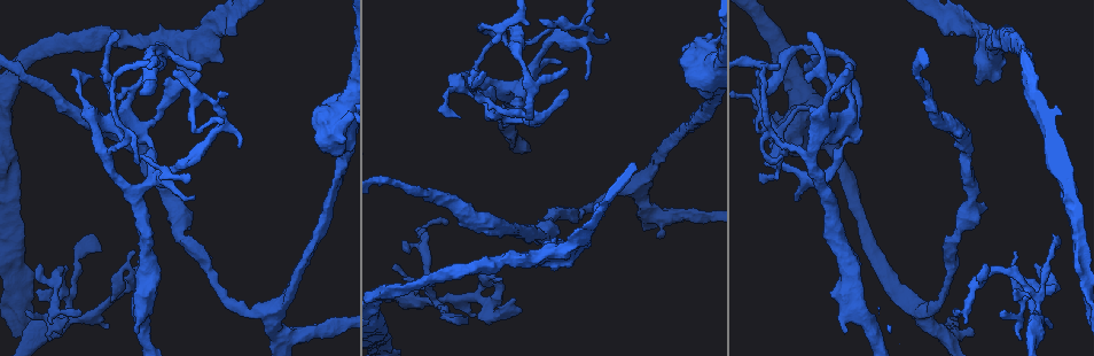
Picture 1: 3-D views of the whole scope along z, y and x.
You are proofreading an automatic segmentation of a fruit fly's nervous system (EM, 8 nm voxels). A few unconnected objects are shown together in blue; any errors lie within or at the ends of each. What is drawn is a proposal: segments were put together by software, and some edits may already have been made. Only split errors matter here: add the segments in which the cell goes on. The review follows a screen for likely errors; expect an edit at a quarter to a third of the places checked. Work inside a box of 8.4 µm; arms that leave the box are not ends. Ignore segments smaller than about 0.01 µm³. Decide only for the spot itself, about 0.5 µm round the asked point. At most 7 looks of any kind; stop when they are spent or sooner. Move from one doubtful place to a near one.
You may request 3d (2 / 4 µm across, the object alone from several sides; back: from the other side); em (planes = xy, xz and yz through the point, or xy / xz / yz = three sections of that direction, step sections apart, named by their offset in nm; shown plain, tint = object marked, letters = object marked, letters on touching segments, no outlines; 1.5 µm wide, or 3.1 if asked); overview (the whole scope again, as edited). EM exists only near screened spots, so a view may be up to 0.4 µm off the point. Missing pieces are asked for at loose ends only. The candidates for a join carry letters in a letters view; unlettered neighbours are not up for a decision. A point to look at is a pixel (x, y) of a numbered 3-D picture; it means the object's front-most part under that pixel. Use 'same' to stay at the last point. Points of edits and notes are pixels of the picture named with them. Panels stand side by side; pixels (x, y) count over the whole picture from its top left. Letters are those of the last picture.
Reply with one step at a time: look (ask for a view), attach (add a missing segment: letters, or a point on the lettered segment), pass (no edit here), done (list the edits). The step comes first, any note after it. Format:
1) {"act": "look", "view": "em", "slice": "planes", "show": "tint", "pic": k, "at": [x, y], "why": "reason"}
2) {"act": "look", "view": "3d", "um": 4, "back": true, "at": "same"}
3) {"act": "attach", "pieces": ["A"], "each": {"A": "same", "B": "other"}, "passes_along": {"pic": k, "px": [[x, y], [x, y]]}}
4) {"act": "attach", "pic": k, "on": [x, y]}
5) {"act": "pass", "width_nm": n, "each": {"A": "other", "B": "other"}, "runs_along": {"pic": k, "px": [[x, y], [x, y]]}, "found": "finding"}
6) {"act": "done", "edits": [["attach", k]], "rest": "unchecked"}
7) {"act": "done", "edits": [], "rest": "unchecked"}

{"act": "look", "view": "3d", "um": 4, "pic": 1, "at": [236, 34], "why": "free end"}

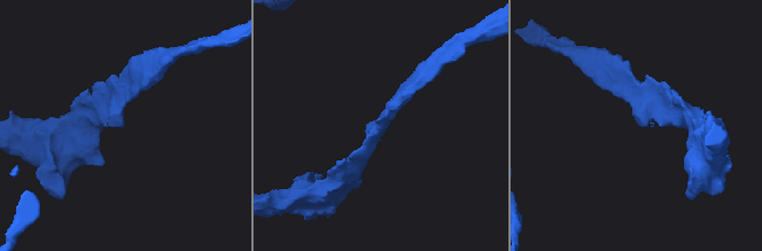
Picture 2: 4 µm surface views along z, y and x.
{"act": "look", "view": "em", "slice": "xz", "step": 4, "show": "tint", "pic": 2, "at": [643, 124], "why": "shape alone is not enough"}

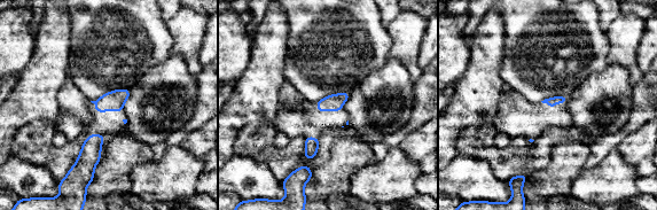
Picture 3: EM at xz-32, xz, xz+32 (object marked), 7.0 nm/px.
{"act": "look", "view": "em", "slice": "planes", "show": "letters", "at": "same", "why": "cut it another way"}

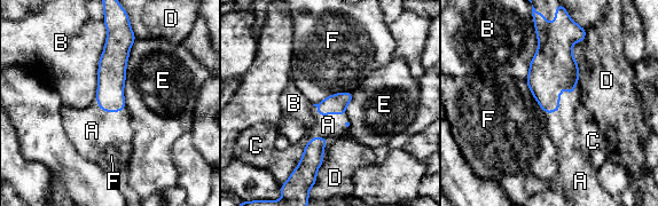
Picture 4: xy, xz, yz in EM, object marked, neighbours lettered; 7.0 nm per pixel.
{"act": "attach", "pieces": ["A"], "width_nm": 140, "each": {"A": "same", "B": "other", "C": "other", "D": "other", "E": "other", "F": "other"}, "passes_along": {"pic": 4, "px": [[553, 66], [561, 90], [561, 126]]}, "found": "the cell continues"}

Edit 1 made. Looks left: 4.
{"act": "look", "view": "em", "slice": "planes", "show": "letters", "pic": 1, "at": [188, 176], "why": "free end"}

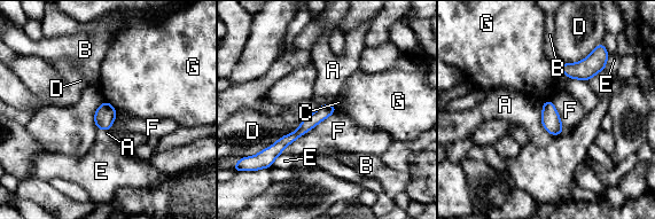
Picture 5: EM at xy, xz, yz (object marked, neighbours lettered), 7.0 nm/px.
{"act": "pass", "each": {"A": "other", "B": "other", "C": "other", "D": "other", "E": "other", "F": "other", "G": "other"}, "border": {"pic": 5, "px": [[335, 110], [296, 138], [281, 151]]}, "found": "none of them fits"}

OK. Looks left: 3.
{"act": "look", "view": "em", "slice": "planes", "show": "plain", "pic": 1, "at": [448, 222], "why": "thin end"}

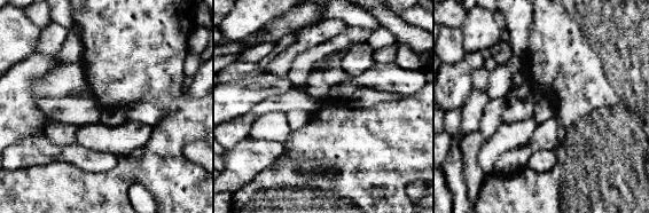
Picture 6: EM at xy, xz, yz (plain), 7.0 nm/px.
{"act": "look", "view": "em", "slice": "planes", "show": "tint", "at": "same", "why": "with the object marked"}

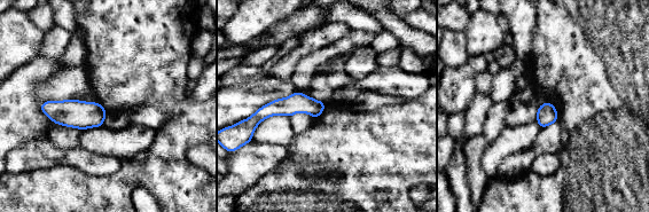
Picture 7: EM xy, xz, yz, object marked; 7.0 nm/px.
{"act": "look", "view": "em", "slice": "planes", "show": "letters", "at": "same", "why": "what lies round it"}

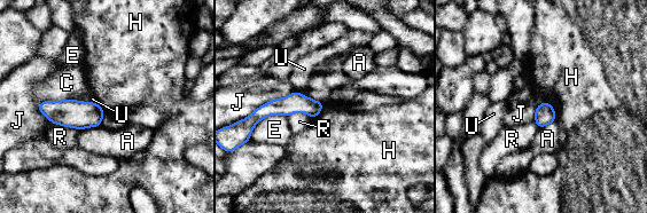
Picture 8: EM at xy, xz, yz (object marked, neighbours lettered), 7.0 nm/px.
{"act": "pass", "each": {"A": "other", "C": "other", "E": "other", "H": "other", "J": "other", "R": "other", "U": "other"}, "found": "none of them fits"}

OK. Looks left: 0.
{"act": "done", "edits": [["attach", 4]], "rest": "unchecked"}

